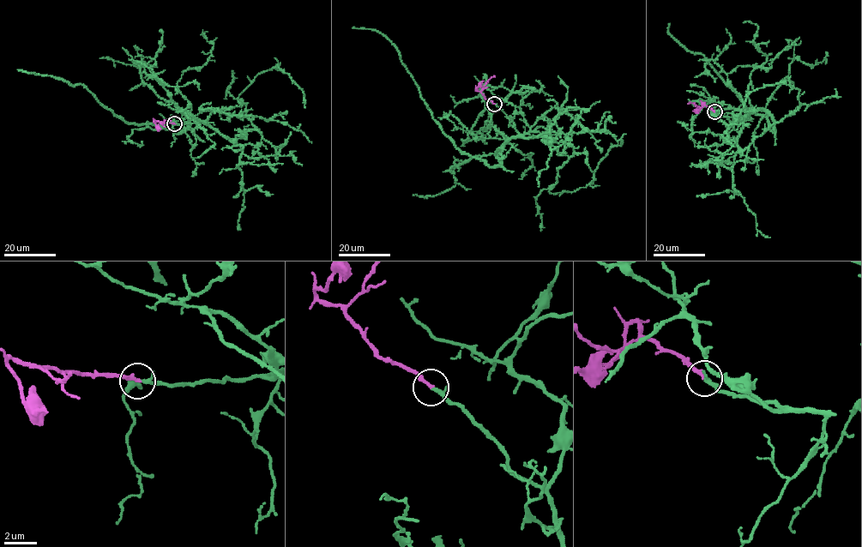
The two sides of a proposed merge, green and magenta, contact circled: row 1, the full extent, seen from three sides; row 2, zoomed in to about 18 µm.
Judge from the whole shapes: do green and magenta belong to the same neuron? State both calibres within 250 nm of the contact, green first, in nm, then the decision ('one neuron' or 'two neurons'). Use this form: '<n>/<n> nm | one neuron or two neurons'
170/240 nm | one neuron

